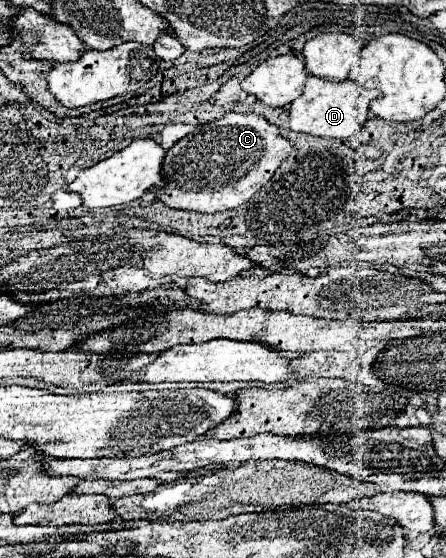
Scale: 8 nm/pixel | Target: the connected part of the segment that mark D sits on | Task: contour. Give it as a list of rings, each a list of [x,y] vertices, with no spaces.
[[[309,77],[303,93],[289,105],[291,131],[309,133],[315,137],[351,137],[355,135],[369,115],[369,103],[379,97],[379,91],[367,91],[353,79],[333,83],[321,77]]]

